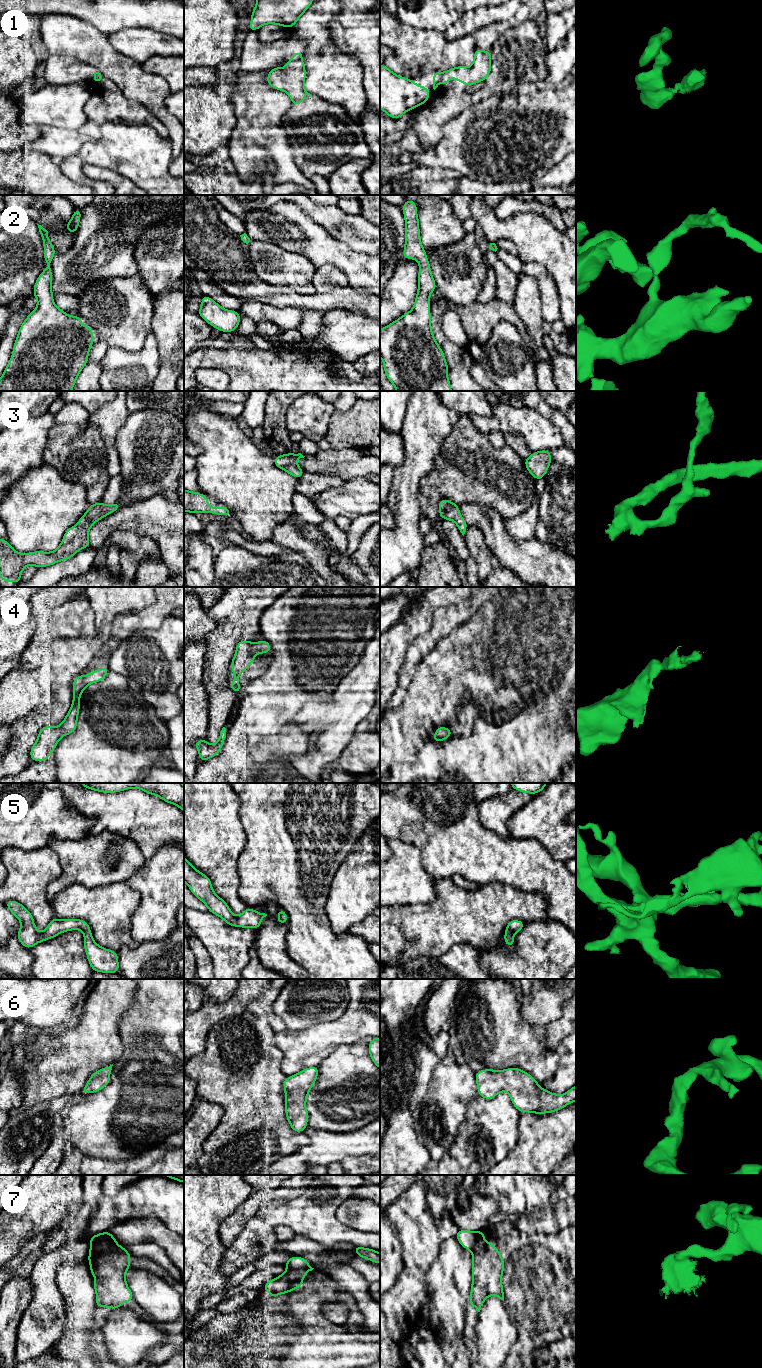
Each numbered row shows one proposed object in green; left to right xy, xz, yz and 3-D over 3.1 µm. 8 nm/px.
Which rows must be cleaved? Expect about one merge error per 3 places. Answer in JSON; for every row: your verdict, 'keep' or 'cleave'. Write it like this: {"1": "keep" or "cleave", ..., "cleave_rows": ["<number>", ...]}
{"1": "cleave", "2": "keep", "3": "keep", "4": "keep", "5": "keep", "6": "keep", "7": "cleave", "cleave_rows": ["1", "7"]}

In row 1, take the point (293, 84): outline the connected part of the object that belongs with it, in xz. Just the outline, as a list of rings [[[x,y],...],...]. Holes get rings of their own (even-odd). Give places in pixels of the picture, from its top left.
[[[295,60],[270,70],[267,76],[267,84],[274,89],[286,92],[290,96],[293,106],[298,106],[303,102],[306,95],[311,97],[311,94],[304,88],[305,79],[305,63],[301,60]],[[283,66],[286,69],[298,68],[299,70],[296,73],[287,74],[283,71]]]

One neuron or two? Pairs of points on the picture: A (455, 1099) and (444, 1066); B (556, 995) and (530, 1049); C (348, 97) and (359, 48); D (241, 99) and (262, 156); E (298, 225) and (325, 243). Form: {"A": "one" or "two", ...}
{"A": "one", "B": "two", "C": "two", "D": "one", "E": "one"}

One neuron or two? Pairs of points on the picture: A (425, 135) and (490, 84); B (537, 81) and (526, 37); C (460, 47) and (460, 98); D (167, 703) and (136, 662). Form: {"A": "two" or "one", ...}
{"A": "one", "B": "one", "C": "two", "D": "one"}

